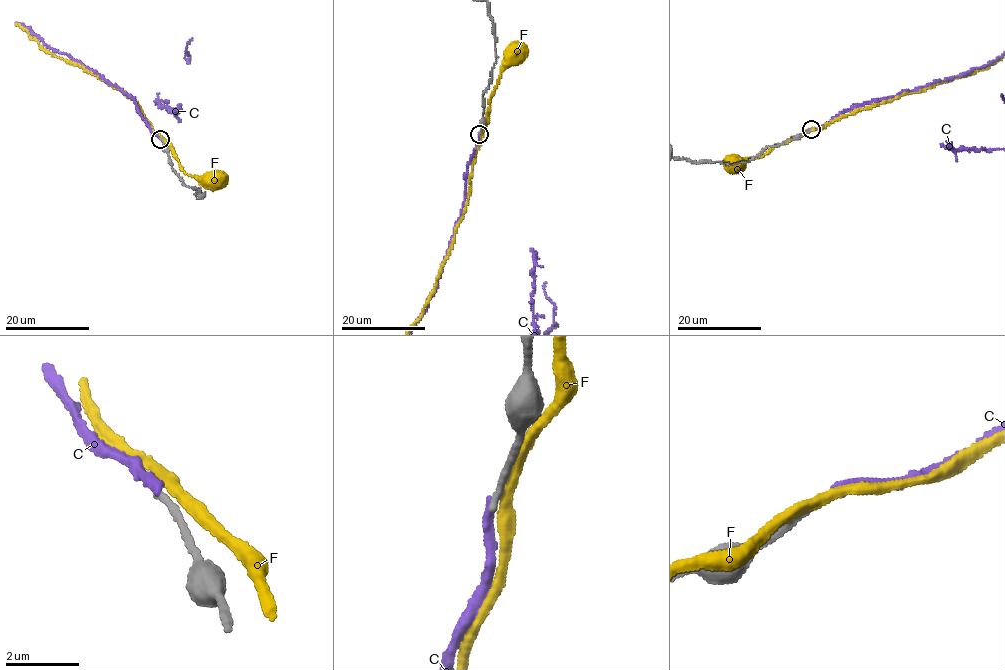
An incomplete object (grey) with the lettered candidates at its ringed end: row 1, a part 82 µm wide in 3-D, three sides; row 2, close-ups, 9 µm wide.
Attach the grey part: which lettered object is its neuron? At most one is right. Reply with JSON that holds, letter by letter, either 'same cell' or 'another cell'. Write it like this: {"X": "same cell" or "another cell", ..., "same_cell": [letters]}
{"C": "another cell", "F": "another cell", "same_cell": []}

